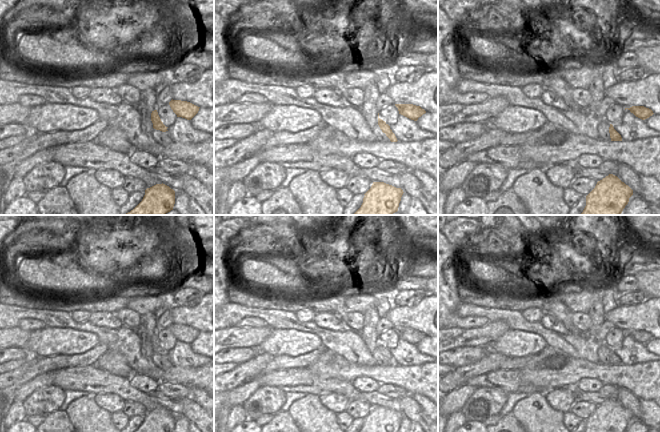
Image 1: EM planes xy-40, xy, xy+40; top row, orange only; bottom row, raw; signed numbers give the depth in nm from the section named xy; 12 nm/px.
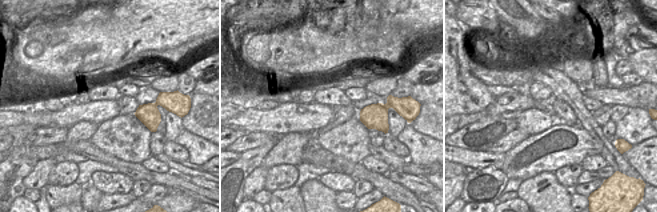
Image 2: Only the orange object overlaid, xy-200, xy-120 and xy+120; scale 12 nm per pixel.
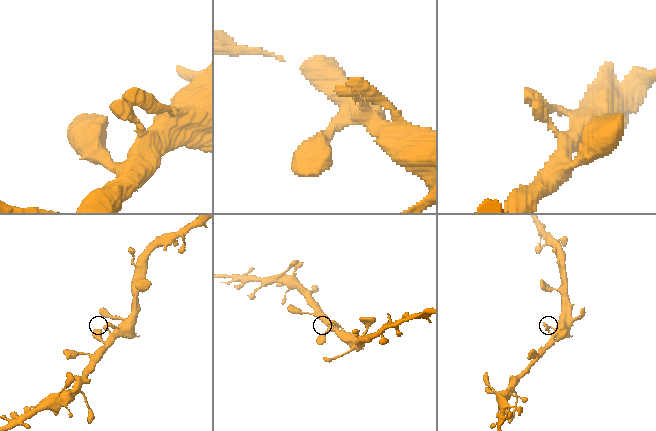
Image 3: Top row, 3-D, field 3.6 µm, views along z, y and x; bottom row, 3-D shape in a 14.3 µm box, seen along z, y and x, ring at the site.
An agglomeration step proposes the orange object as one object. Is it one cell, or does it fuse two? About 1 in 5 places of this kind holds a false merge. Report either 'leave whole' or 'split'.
leave whole

